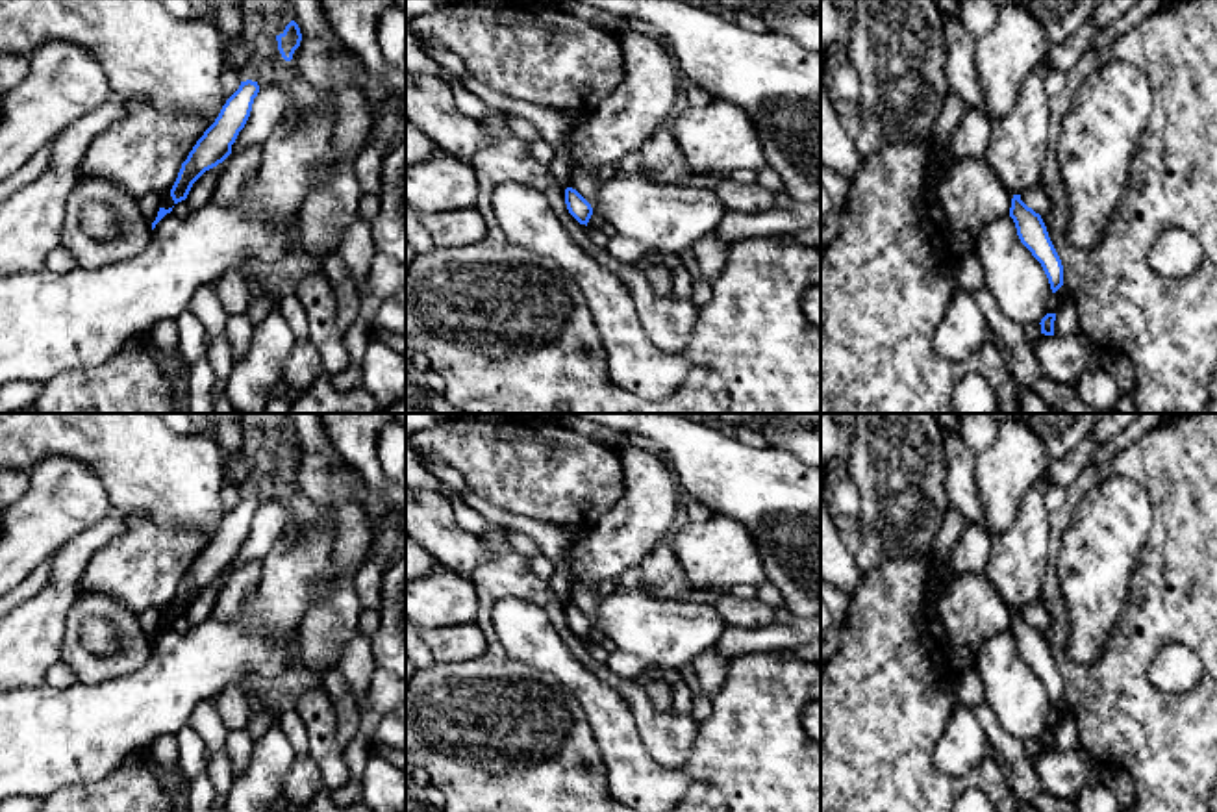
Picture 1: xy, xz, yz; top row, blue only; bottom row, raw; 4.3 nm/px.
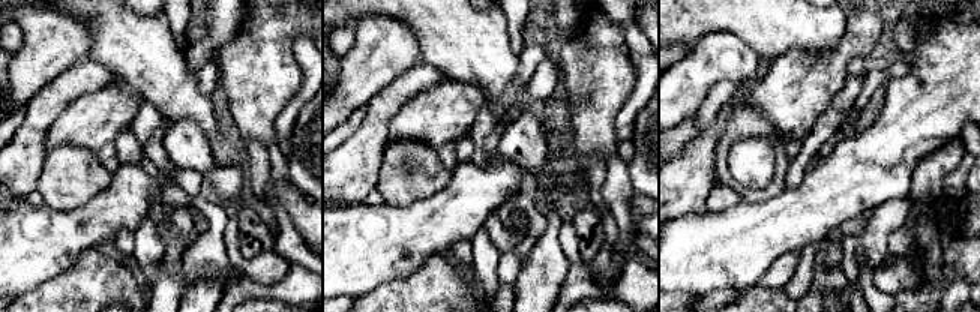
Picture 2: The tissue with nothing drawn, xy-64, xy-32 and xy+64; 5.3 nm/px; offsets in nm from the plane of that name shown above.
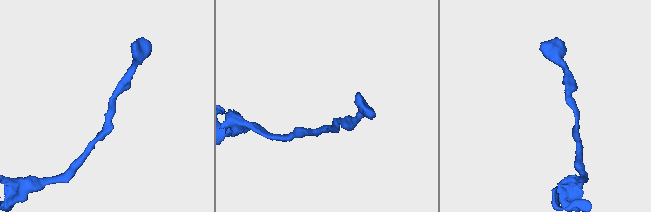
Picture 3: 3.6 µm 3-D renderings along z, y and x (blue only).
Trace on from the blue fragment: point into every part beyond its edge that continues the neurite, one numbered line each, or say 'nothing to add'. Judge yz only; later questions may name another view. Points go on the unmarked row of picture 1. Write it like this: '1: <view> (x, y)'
nothing to add

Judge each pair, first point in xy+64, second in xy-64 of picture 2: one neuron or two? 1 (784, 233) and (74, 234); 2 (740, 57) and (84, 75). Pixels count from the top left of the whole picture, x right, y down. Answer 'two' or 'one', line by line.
1: one
2: two

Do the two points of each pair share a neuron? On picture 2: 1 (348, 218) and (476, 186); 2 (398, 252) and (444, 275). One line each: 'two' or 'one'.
1: one
2: two

